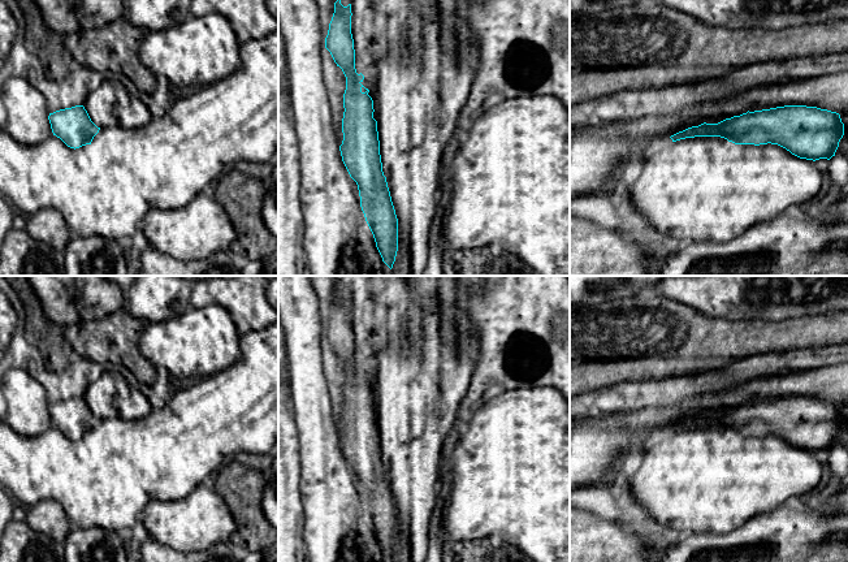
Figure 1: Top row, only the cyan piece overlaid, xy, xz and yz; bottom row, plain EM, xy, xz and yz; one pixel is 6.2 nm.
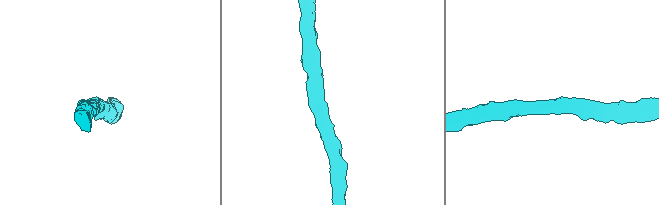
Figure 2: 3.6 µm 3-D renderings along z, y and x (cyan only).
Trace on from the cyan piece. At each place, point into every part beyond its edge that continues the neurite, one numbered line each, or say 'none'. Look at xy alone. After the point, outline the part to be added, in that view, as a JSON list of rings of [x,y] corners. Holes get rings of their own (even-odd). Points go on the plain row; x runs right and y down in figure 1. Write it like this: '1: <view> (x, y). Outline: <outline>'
none

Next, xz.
none

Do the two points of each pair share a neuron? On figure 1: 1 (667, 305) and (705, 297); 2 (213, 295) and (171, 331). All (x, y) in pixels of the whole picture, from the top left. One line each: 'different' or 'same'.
1: different
2: different

